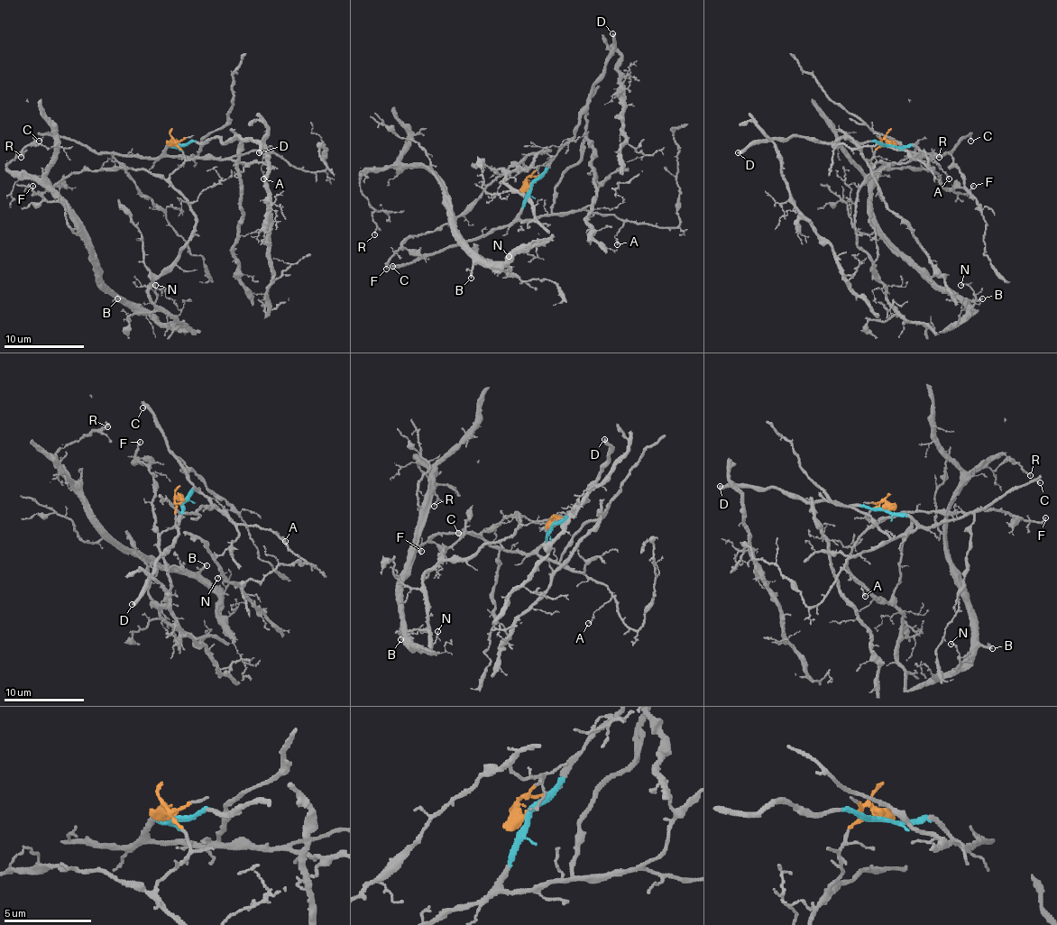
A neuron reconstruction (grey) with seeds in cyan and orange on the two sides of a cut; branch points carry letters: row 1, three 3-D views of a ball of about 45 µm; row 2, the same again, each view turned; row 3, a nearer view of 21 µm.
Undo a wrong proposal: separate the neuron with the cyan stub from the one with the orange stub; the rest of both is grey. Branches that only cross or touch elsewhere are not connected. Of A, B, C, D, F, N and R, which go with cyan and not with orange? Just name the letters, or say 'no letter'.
A, C, D

